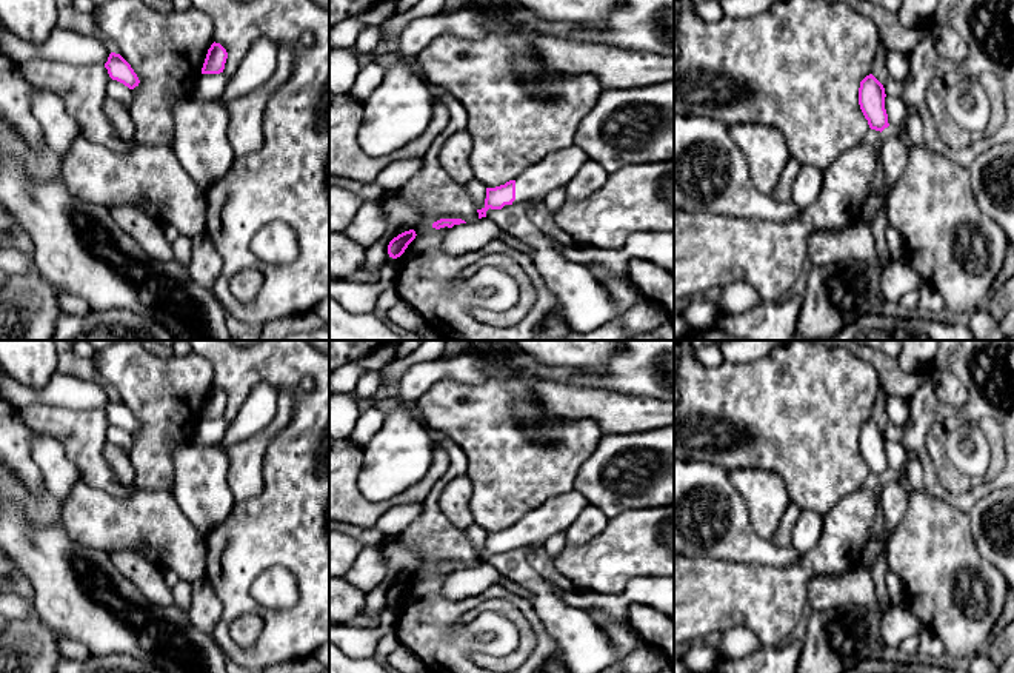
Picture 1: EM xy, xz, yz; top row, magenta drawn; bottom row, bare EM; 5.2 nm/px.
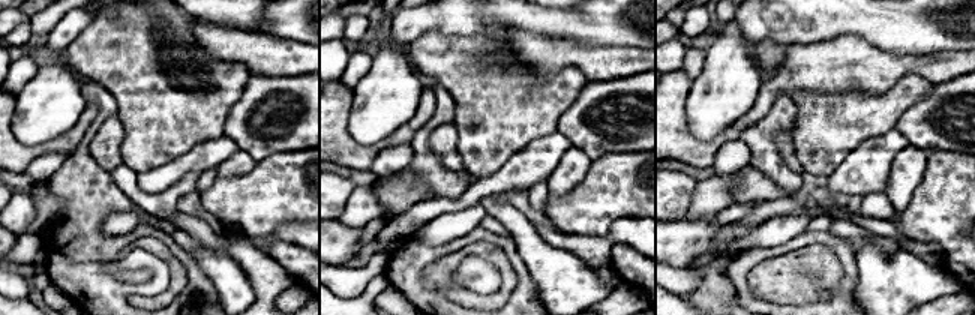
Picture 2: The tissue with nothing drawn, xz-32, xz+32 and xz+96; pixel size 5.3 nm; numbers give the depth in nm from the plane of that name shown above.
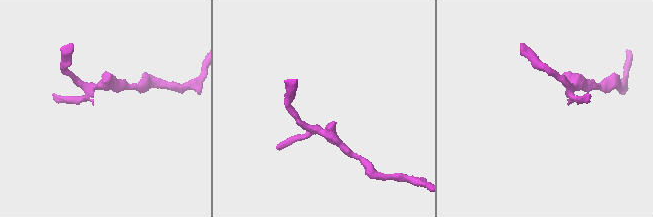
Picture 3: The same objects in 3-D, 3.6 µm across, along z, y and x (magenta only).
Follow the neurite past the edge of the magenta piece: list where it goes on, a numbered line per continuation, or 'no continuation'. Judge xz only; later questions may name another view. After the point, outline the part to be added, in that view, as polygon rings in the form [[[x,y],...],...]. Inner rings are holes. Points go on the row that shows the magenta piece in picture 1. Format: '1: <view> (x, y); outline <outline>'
1: xz (556, 170); outline [[[579,145],[549,152],[514,179],[515,200],[512,205],[545,199],[554,189],[566,186],[588,160],[589,156]]]

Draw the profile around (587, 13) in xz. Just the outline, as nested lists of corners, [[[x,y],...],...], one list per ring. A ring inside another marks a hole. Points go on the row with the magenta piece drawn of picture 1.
[[[519,0],[537,15],[585,28],[605,28],[617,0]]]

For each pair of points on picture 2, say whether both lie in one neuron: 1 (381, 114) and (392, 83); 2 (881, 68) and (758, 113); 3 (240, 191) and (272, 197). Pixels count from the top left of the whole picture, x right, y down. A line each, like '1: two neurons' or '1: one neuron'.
1: one neuron
2: one neuron
3: one neuron

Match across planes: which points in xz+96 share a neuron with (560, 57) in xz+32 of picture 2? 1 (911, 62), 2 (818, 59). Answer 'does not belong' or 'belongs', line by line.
1: belongs
2: belongs

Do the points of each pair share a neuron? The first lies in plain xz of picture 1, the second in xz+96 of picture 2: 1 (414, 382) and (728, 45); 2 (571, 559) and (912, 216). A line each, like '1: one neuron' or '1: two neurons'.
1: two neurons
2: one neuron

